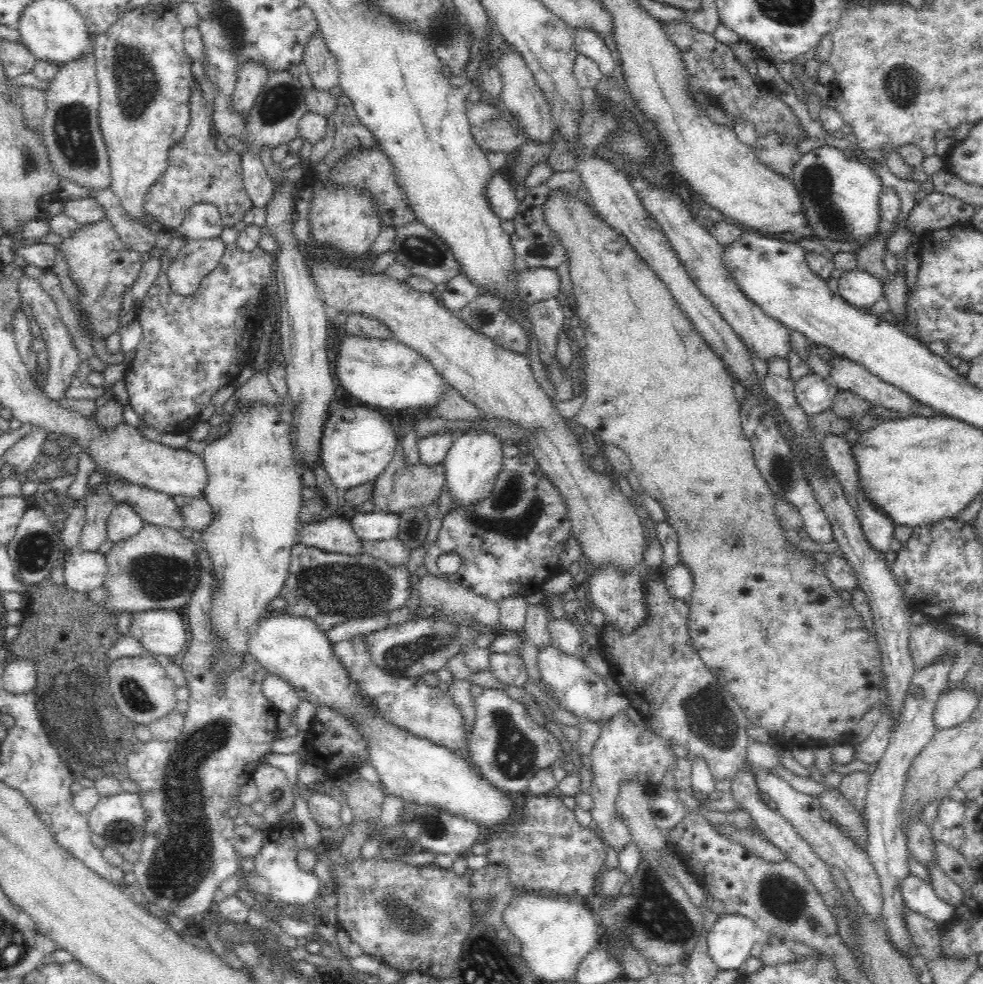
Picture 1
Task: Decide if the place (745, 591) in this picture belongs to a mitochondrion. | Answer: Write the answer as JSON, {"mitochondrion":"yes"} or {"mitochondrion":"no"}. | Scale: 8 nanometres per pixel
{"mitochondrion":"no"}

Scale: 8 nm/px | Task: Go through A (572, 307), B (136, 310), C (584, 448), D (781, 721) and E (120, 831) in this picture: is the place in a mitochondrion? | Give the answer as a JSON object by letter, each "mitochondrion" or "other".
{"A":"other","B":"other","C":"other","D":"other","E":"mitochondrion"}

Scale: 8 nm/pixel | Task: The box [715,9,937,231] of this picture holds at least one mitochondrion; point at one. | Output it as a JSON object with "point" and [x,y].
{"point":[900,84]}

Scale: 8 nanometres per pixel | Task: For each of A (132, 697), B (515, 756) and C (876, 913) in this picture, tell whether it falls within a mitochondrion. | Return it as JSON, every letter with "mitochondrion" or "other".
{"A":"mitochondrion","B":"mitochondrion","C":"other"}

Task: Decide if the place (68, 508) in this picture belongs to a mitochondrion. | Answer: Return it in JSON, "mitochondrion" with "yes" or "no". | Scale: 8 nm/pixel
{"mitochondrion":"no"}

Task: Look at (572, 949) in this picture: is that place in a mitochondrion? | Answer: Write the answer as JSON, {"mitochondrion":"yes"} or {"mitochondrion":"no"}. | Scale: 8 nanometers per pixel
{"mitochondrion":"no"}

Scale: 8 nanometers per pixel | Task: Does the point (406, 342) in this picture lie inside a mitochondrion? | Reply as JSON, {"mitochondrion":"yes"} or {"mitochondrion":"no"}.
{"mitochondrion":"no"}

